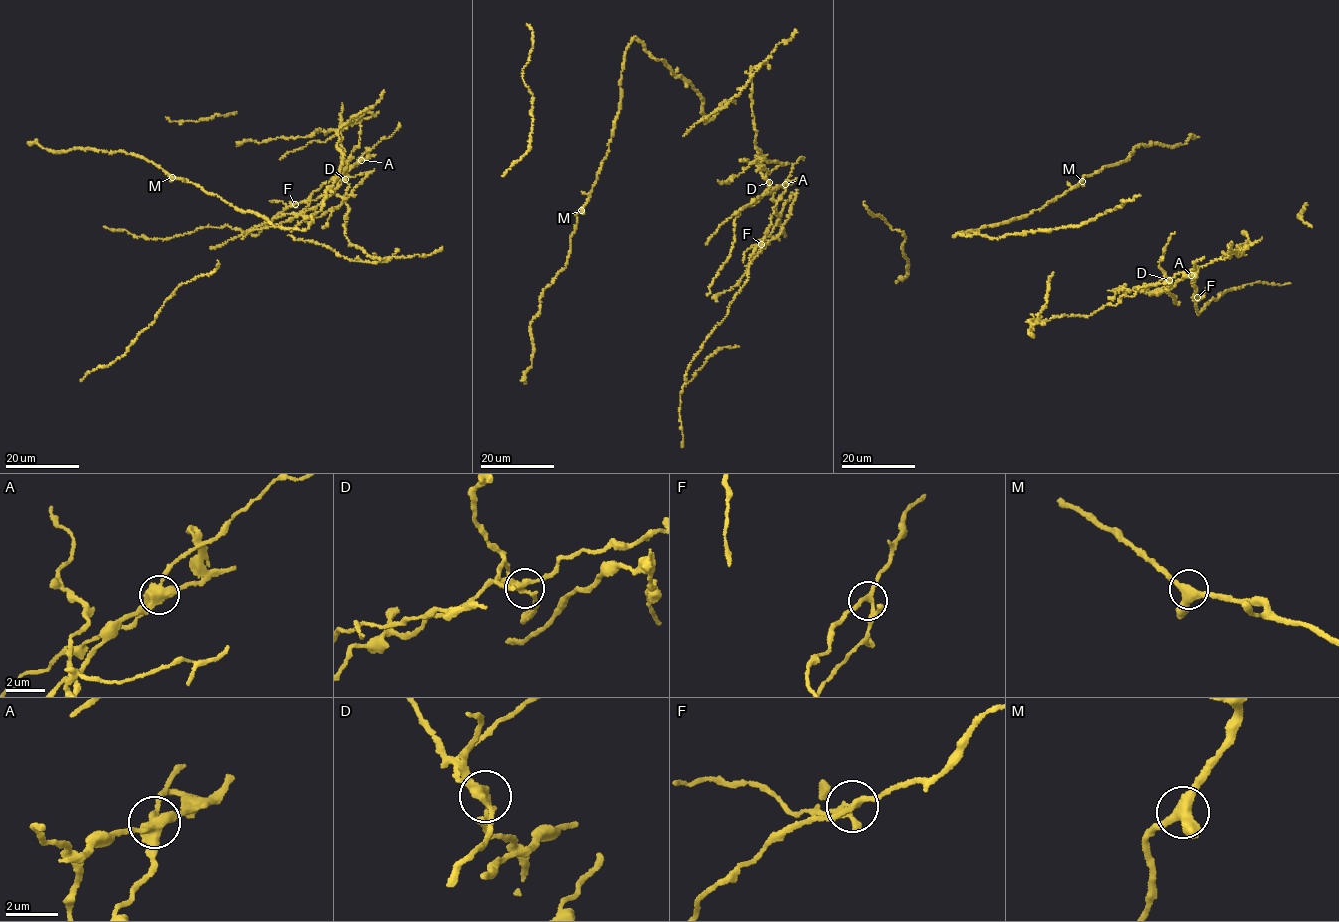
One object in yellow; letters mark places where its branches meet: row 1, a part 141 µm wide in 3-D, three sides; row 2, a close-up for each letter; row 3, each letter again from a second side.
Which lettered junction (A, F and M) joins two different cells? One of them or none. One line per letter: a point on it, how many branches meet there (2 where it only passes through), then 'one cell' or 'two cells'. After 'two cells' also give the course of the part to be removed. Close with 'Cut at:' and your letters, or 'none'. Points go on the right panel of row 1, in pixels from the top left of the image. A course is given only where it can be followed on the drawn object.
A: place (1191, 275); branches 4; two cells; course (1192, 275), (1158, 293), (1171, 282), (1161, 279), (1087, 316), (1033, 319), (1031, 326), (1045, 308), (1053, 271)
F: place (1197, 297); branches 4; one cell
M: place (1082, 181); branches 3; one cell
Cut at: A

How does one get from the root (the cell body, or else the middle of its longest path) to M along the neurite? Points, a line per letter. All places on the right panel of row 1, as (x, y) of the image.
M: (1122, 205), (1073, 227), (1009, 234), (998, 239), (977, 234), (954, 235), (1029, 215), (1082, 181)

